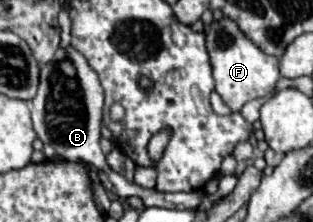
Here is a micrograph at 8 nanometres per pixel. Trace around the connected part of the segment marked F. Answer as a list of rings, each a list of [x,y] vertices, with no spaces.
[[[223,16],[221,20],[213,20],[209,28],[205,28],[205,44],[211,58],[215,92],[223,98],[223,102],[233,110],[239,112],[245,102],[253,98],[267,96],[275,92],[275,82],[279,80],[279,62],[275,56],[261,52],[243,32],[237,28],[233,20]]]

